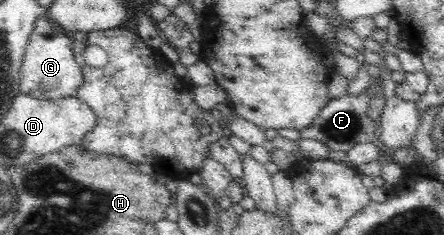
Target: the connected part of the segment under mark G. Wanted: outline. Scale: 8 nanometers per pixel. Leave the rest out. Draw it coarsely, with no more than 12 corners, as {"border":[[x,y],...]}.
{"border":[[37,21],[18,73],[39,100],[76,97],[84,83],[73,37]]}

